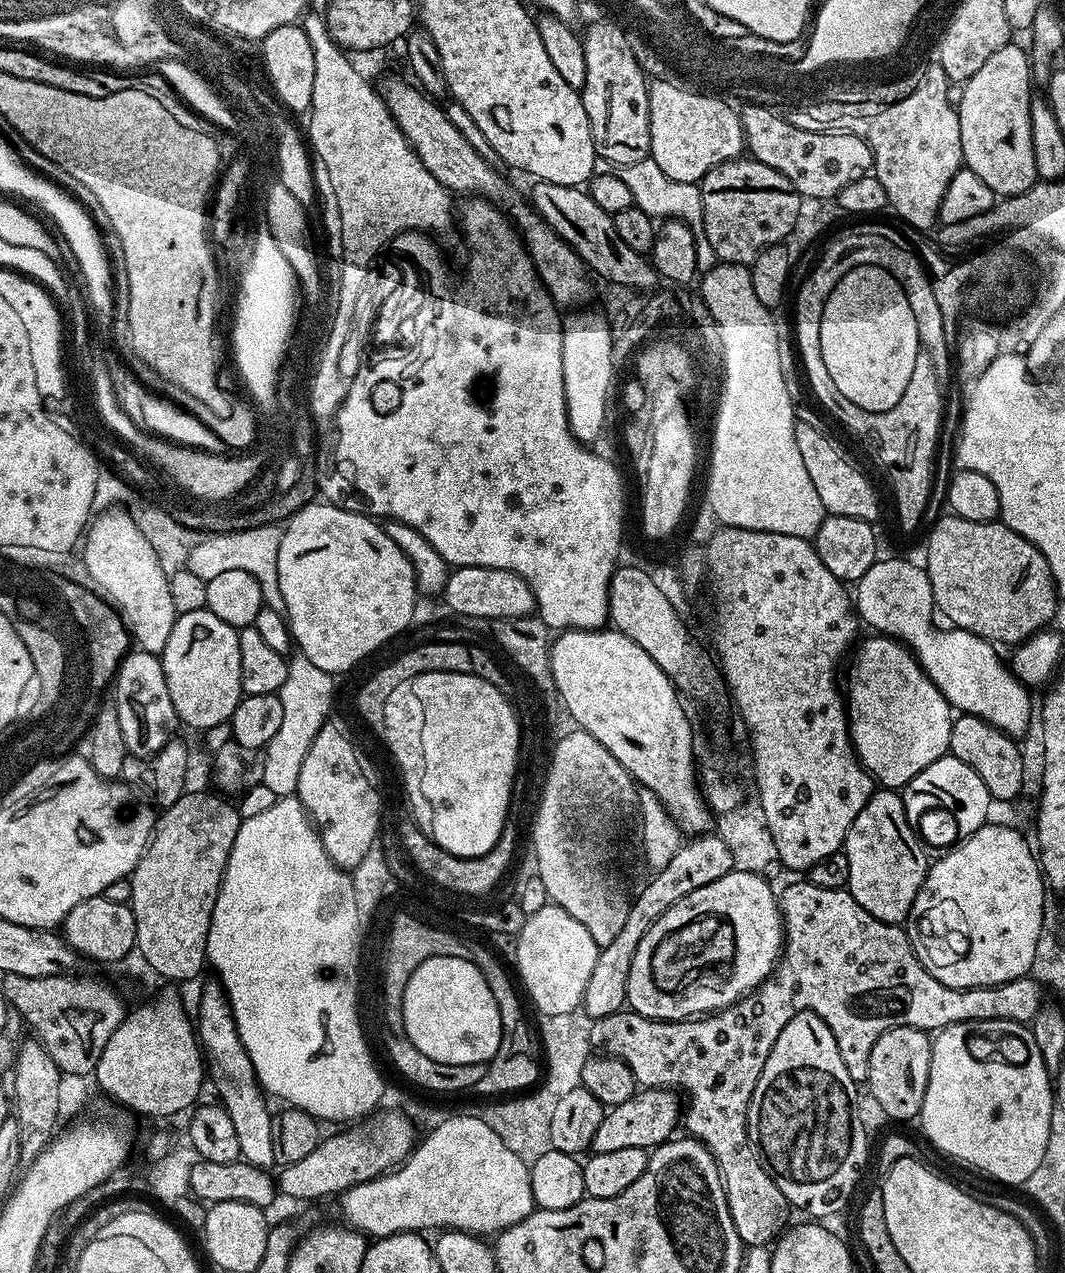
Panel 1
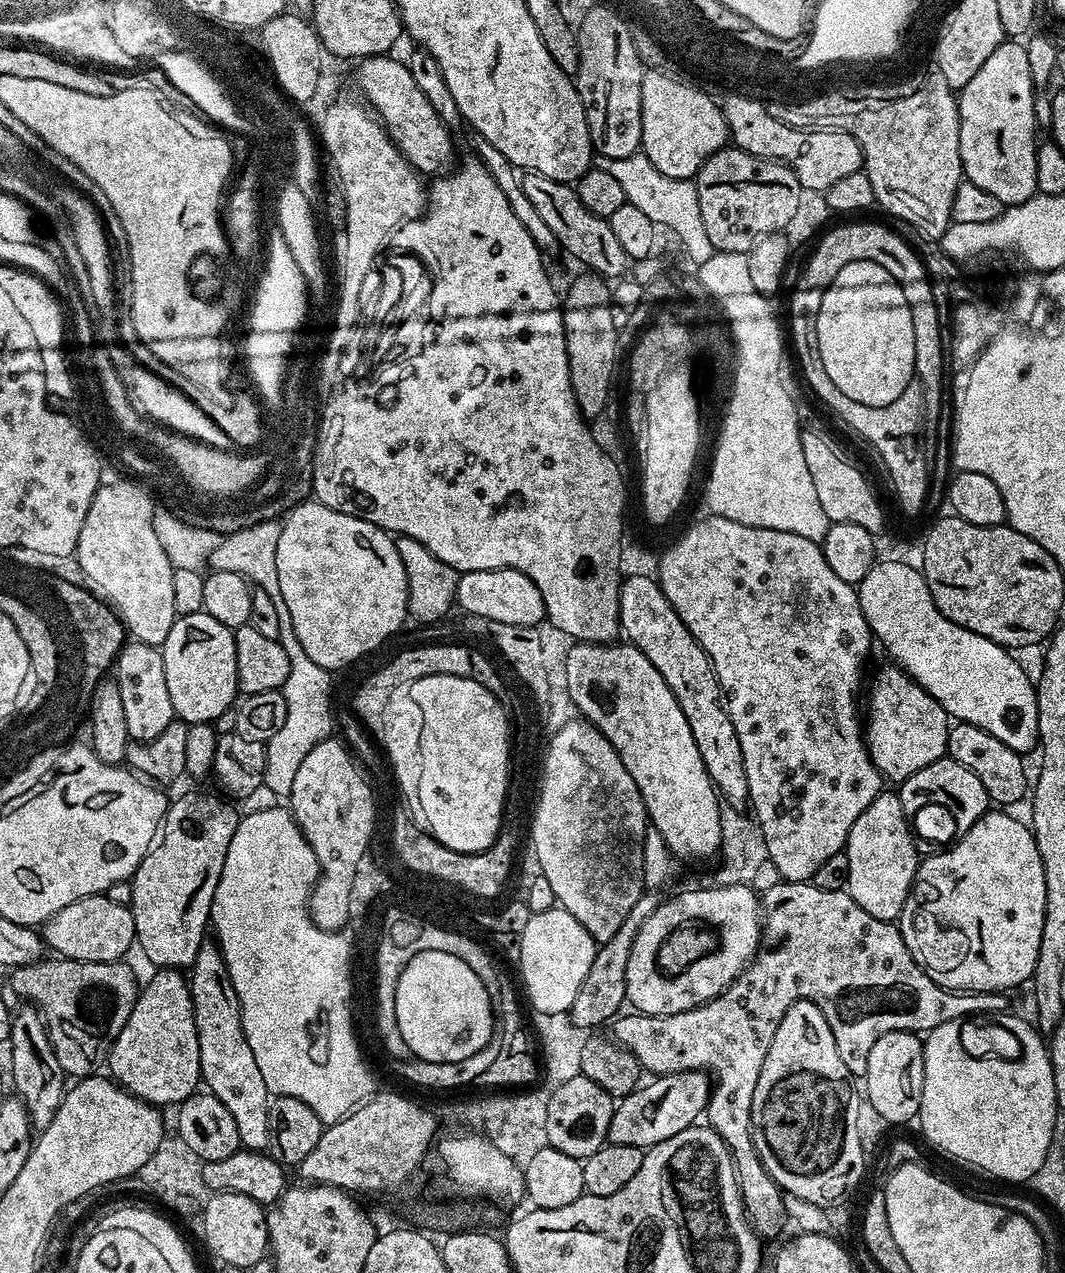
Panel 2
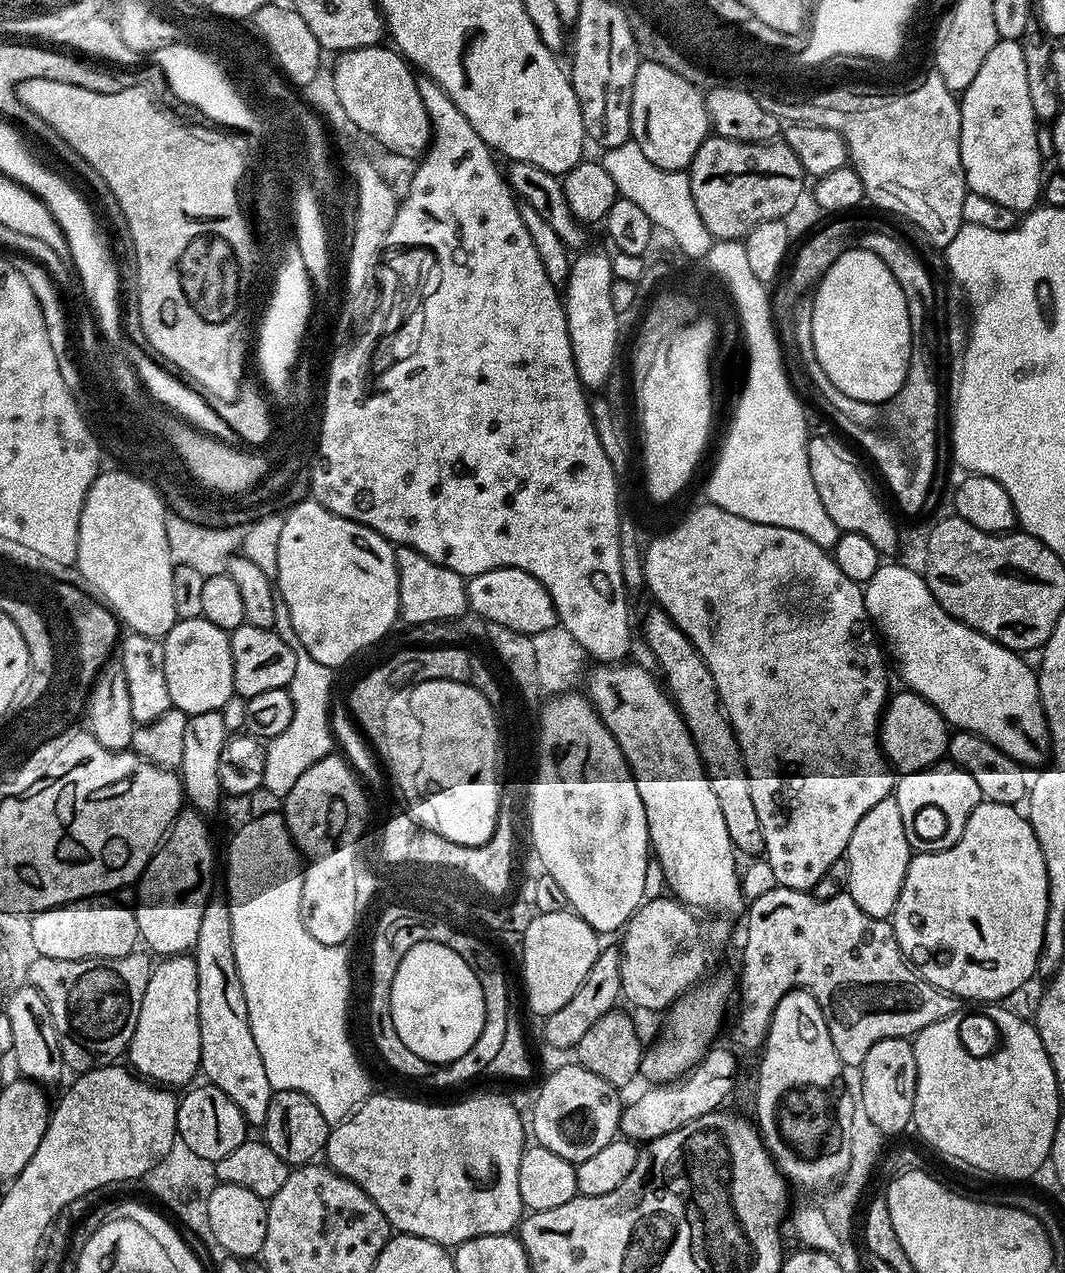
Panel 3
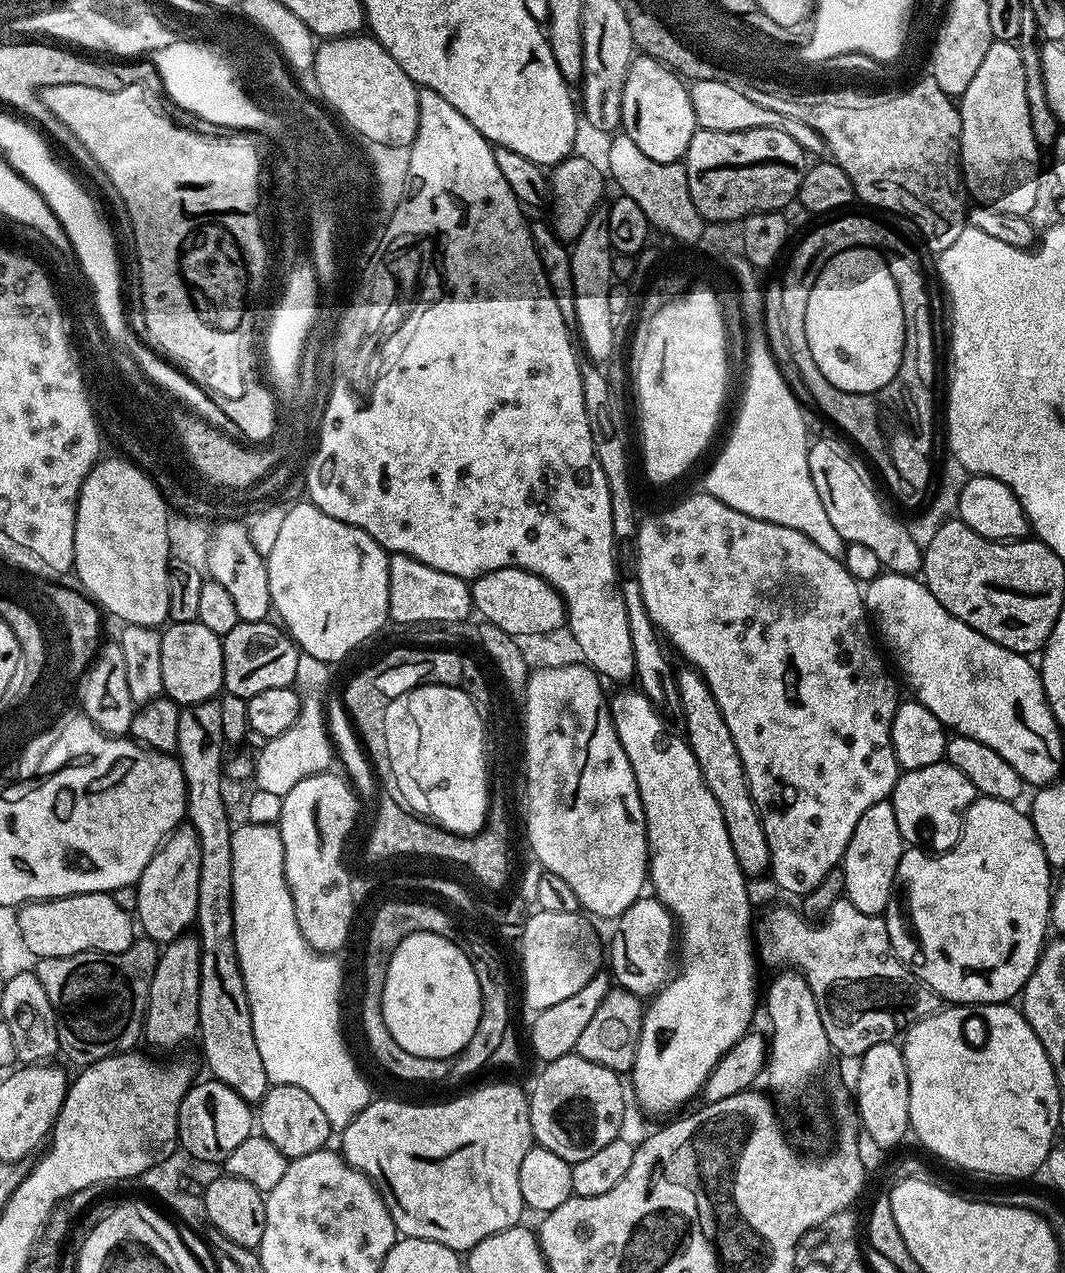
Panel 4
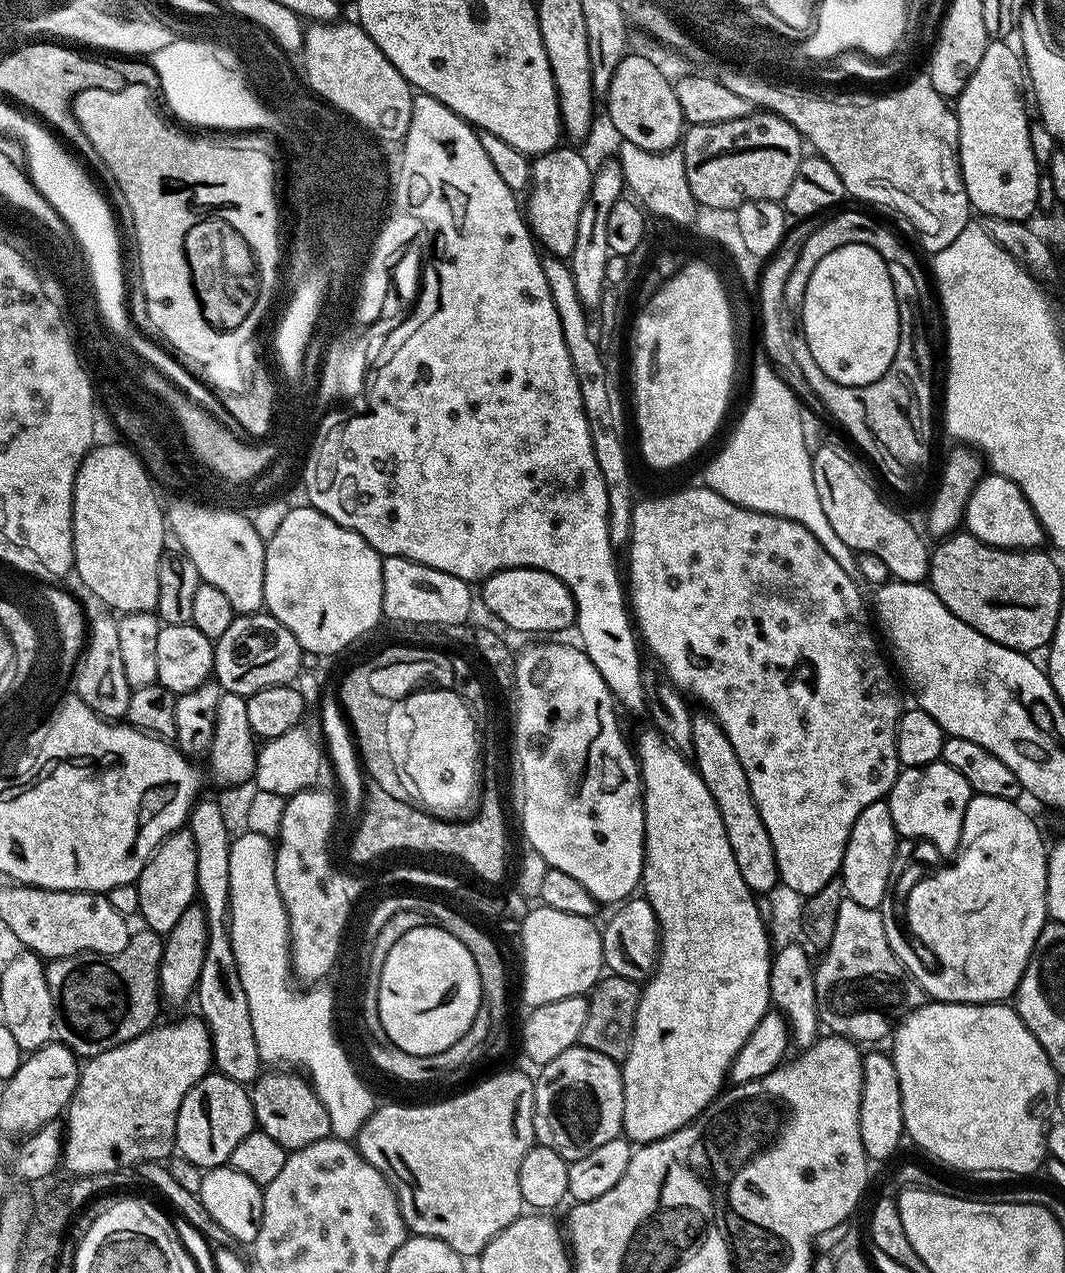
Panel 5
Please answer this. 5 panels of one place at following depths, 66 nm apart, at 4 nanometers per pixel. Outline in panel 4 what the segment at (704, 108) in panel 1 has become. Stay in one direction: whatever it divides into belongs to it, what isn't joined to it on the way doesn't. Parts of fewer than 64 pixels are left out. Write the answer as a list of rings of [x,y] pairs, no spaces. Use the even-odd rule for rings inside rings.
[[[643,54],[637,55],[633,59],[630,70],[626,74],[626,86],[622,86],[620,128],[625,135],[633,140],[638,149],[642,150],[642,153],[653,159],[654,162],[674,163],[683,161],[686,150],[690,146],[690,138],[694,138],[694,134],[698,130],[694,118],[694,106],[688,90],[689,85],[662,61]]]

